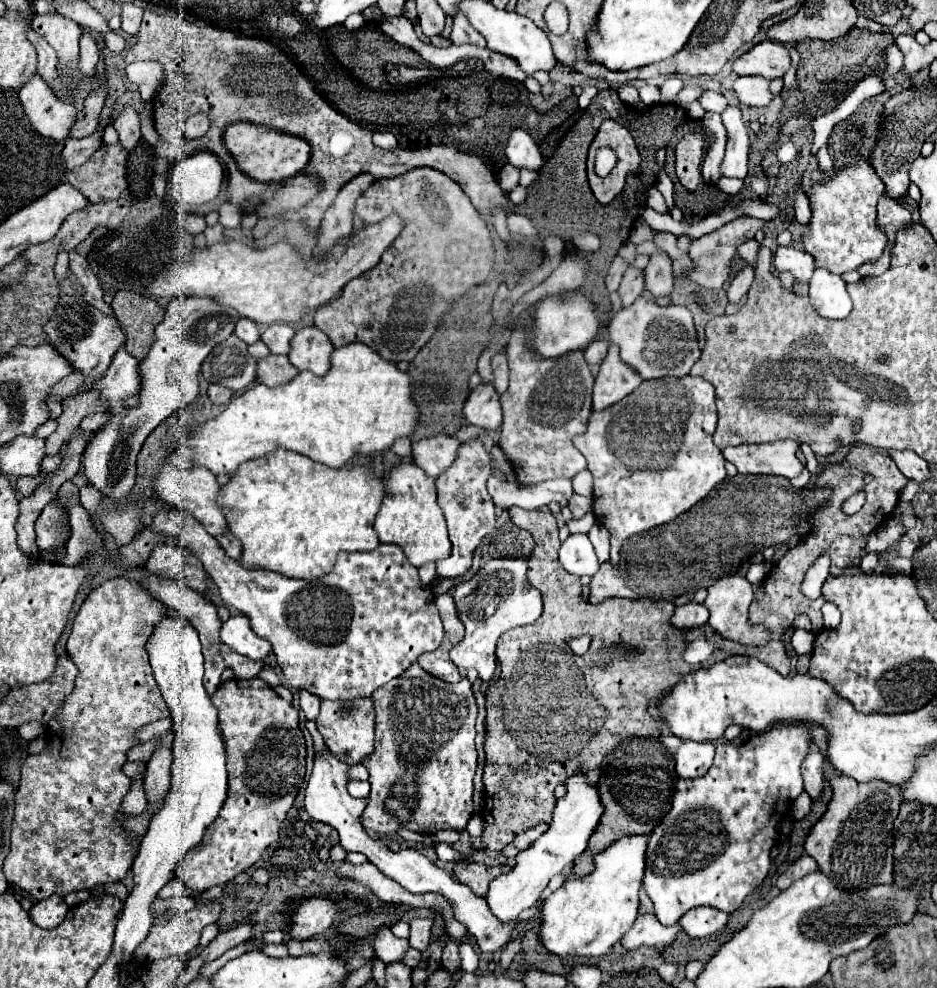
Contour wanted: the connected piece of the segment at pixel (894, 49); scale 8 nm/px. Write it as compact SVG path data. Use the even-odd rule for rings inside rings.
M894 44L894 46L886 48L884 58L888 60L888 68L886 68L886 70L880 70L880 72L878 72L878 78L882 78L882 80L886 80L886 78L894 78L894 76L902 70L904 54L902 54L902 52L900 52L900 48Z

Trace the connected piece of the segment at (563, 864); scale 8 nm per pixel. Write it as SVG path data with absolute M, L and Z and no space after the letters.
M578 772L570 776L566 780L566 796L562 796L554 806L550 828L530 848L522 850L516 856L516 864L508 874L502 874L490 882L488 894L484 896L490 912L496 918L500 918L502 924L518 922L520 912L524 912L538 900L540 892L546 888L550 878L556 876L558 872L568 870L574 858L586 850L588 840L602 818L602 812L604 812L604 806L602 806L598 788L586 780L586 774Z

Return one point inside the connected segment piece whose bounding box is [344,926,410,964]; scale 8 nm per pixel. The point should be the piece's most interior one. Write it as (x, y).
(389, 948)

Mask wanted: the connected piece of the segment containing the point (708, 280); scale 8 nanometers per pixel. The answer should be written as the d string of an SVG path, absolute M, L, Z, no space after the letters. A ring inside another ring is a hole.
M740 216L732 222L728 222L726 226L694 240L692 244L696 244L696 260L694 260L694 268L690 268L686 272L686 278L704 286L704 288L722 288L722 284L726 282L728 274L730 274L730 264L732 264L732 256L734 256L734 248L740 246L746 240L752 240L754 234L758 230L764 228L764 220L758 218L750 218L750 216Z

